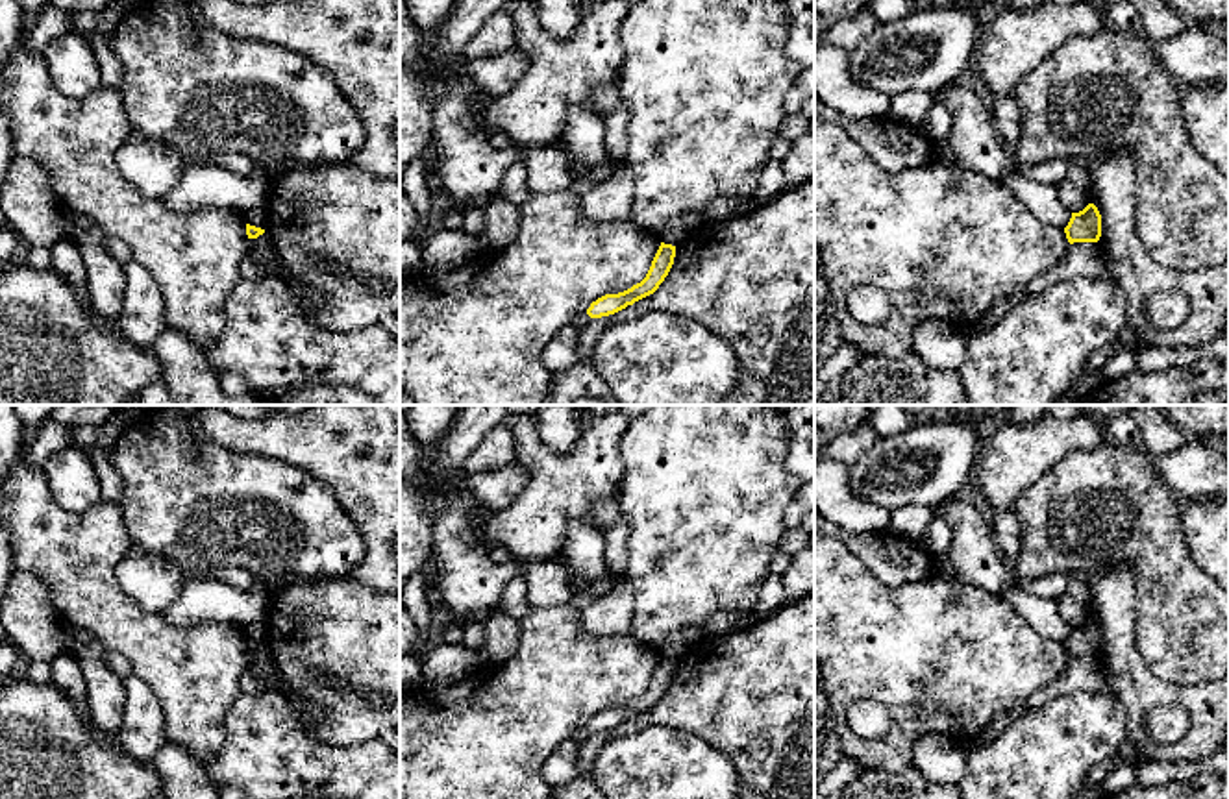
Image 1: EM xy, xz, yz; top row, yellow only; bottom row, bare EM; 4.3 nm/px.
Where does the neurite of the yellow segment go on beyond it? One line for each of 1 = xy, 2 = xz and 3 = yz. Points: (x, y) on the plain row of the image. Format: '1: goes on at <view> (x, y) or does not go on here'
1: does not go on here
2: does not go on here
3: does not go on here

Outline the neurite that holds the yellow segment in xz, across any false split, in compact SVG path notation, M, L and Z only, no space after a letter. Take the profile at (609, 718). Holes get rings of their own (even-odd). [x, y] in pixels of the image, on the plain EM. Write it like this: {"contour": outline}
{"contour": "M661 657L652 675L652 681L640 697L633 699L631 703L624 707L605 708L598 712L596 716L590 718L590 721L587 723L587 729L590 732L609 731L653 708L659 703L659 699L664 695L664 692L668 690L674 679L674 671L676 671L676 660Z"}

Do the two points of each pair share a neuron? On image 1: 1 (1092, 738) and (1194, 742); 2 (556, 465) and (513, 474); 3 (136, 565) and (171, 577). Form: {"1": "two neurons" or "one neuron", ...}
{"1": "two neurons", "2": "two neurons", "3": "one neuron"}

